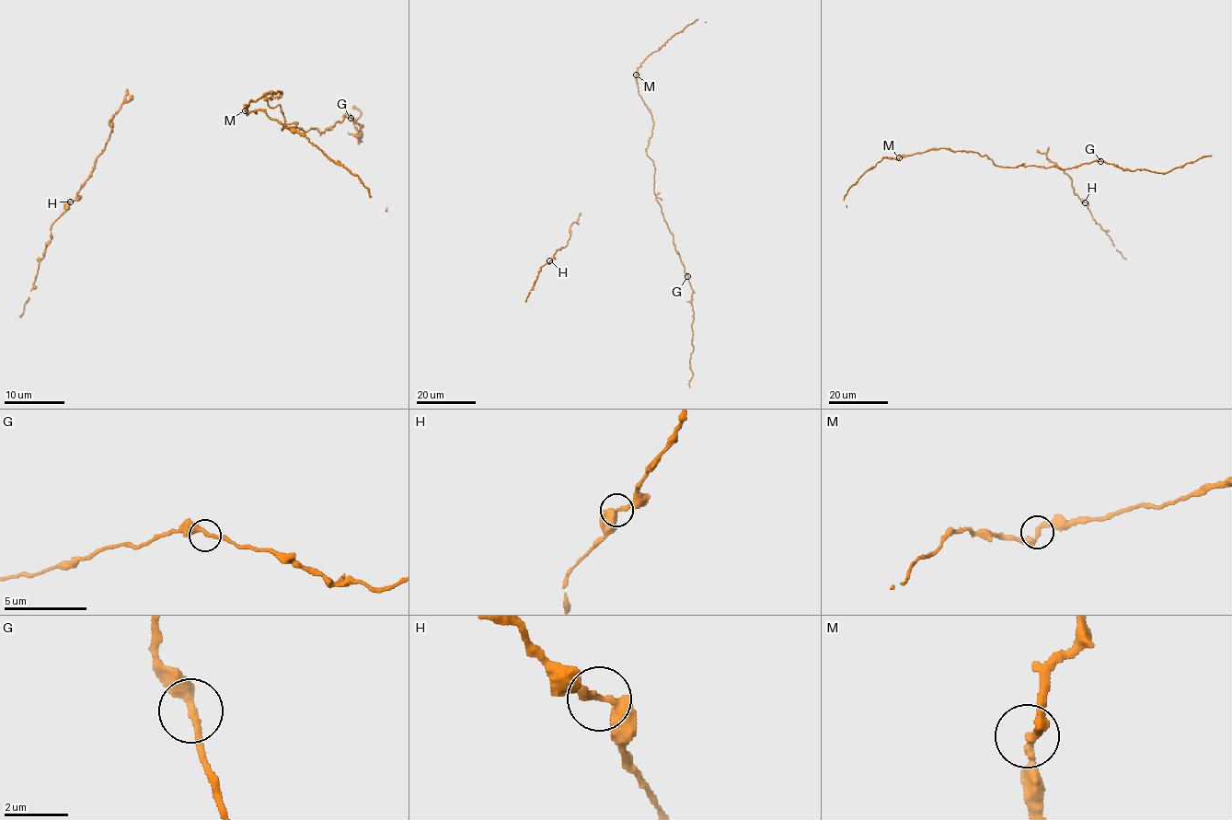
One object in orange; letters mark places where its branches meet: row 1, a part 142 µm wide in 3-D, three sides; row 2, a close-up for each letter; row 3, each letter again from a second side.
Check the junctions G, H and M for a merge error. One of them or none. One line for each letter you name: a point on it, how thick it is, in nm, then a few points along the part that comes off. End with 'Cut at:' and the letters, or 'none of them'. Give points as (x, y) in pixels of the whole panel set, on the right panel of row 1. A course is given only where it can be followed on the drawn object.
Cut at: none of them

